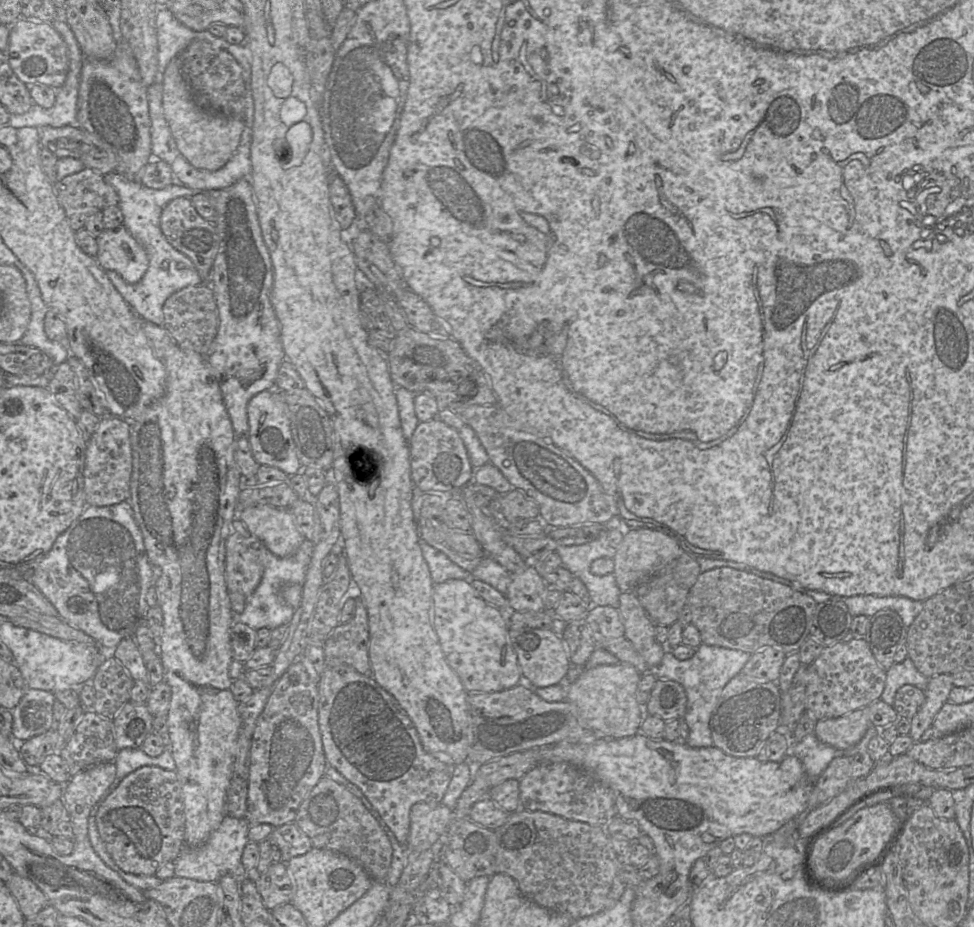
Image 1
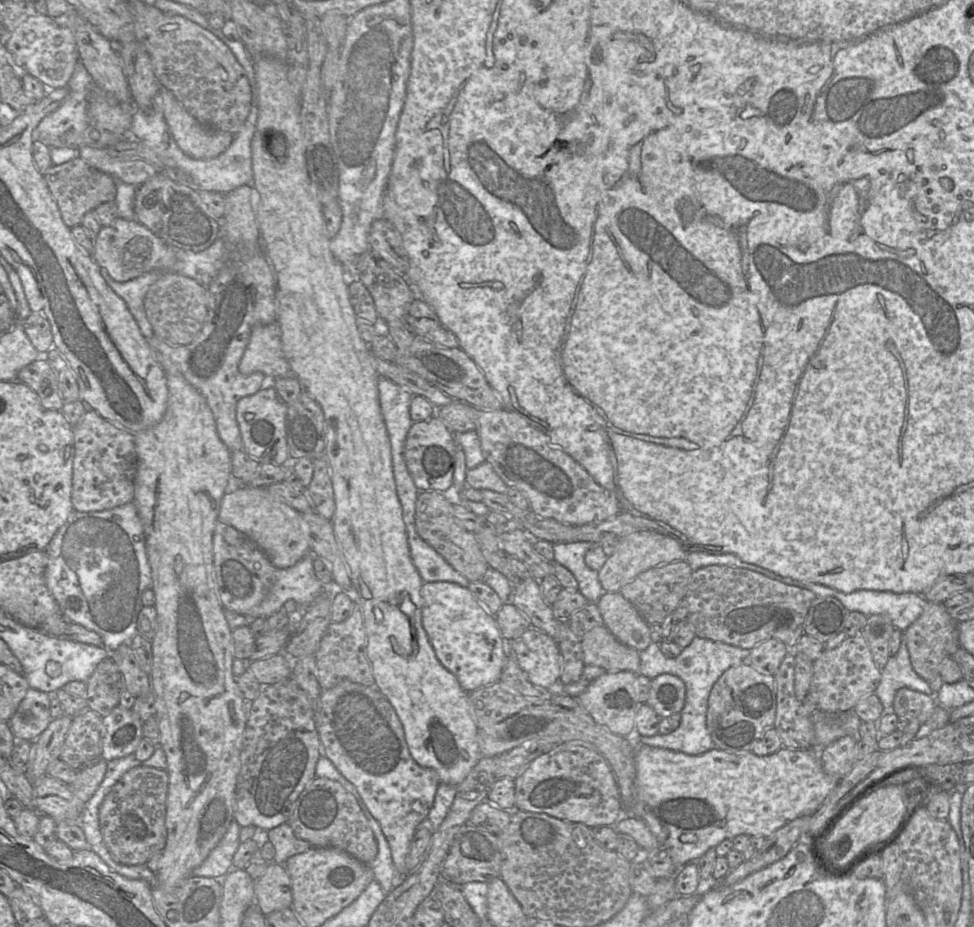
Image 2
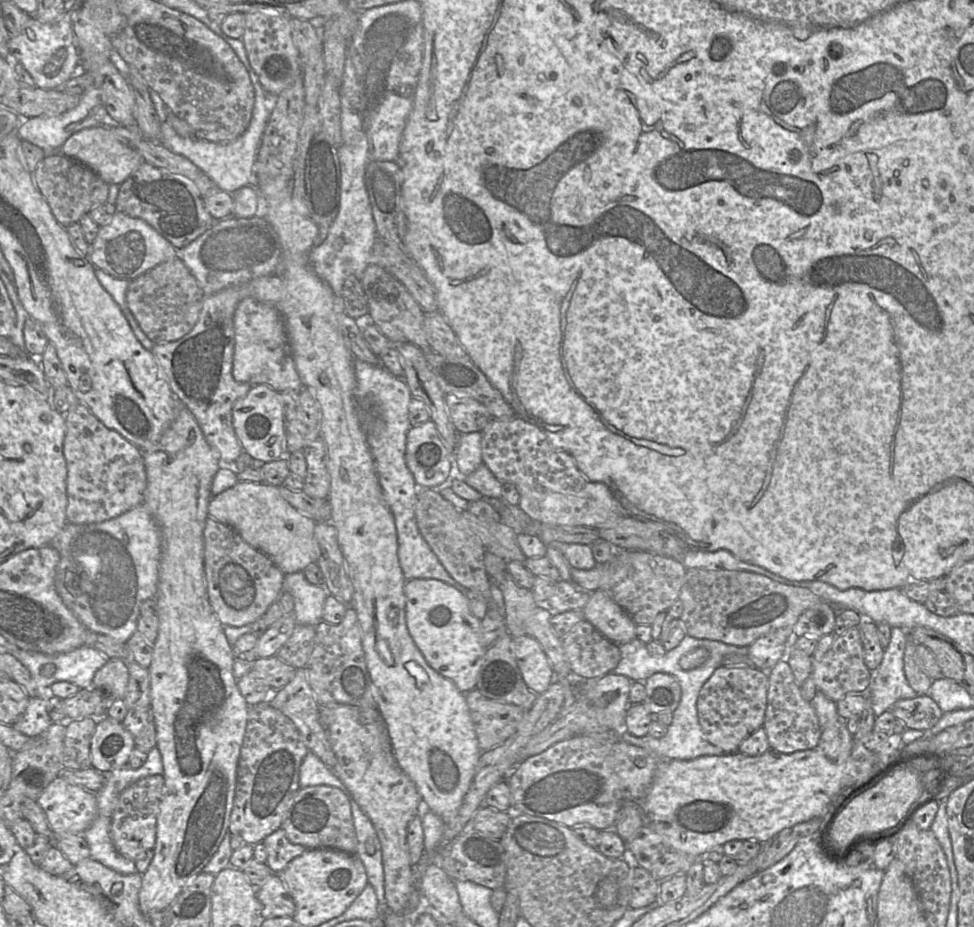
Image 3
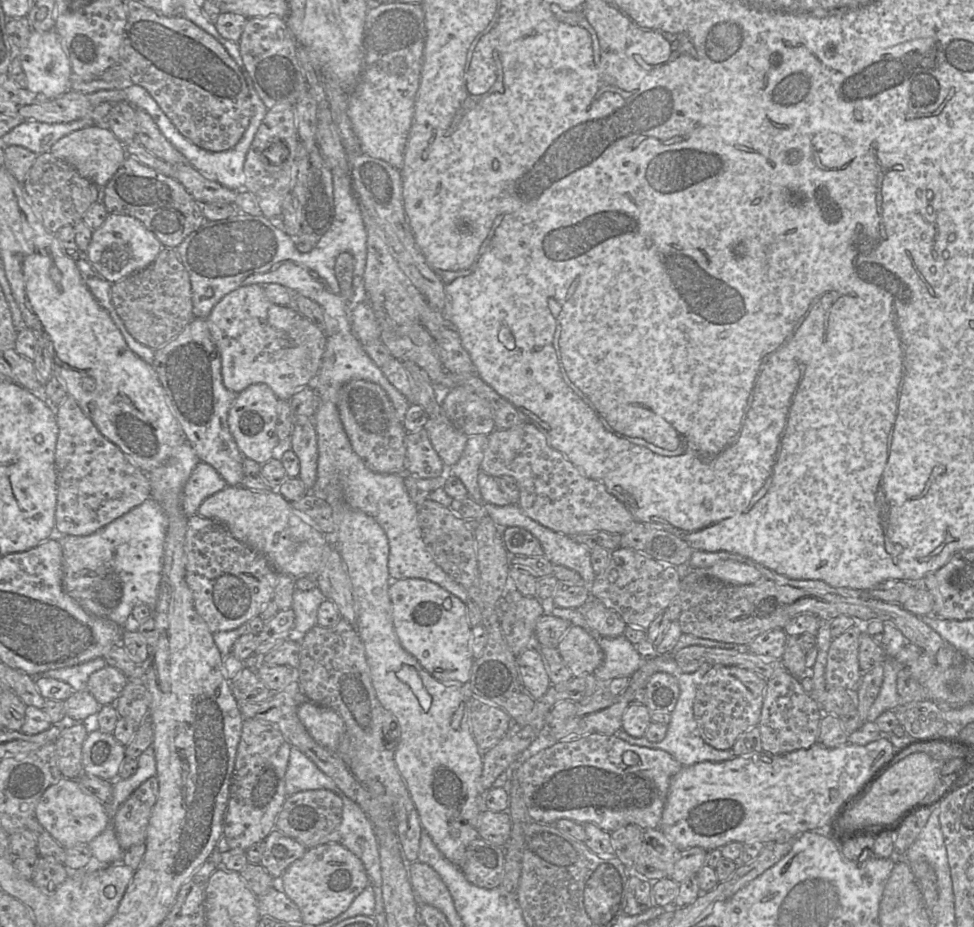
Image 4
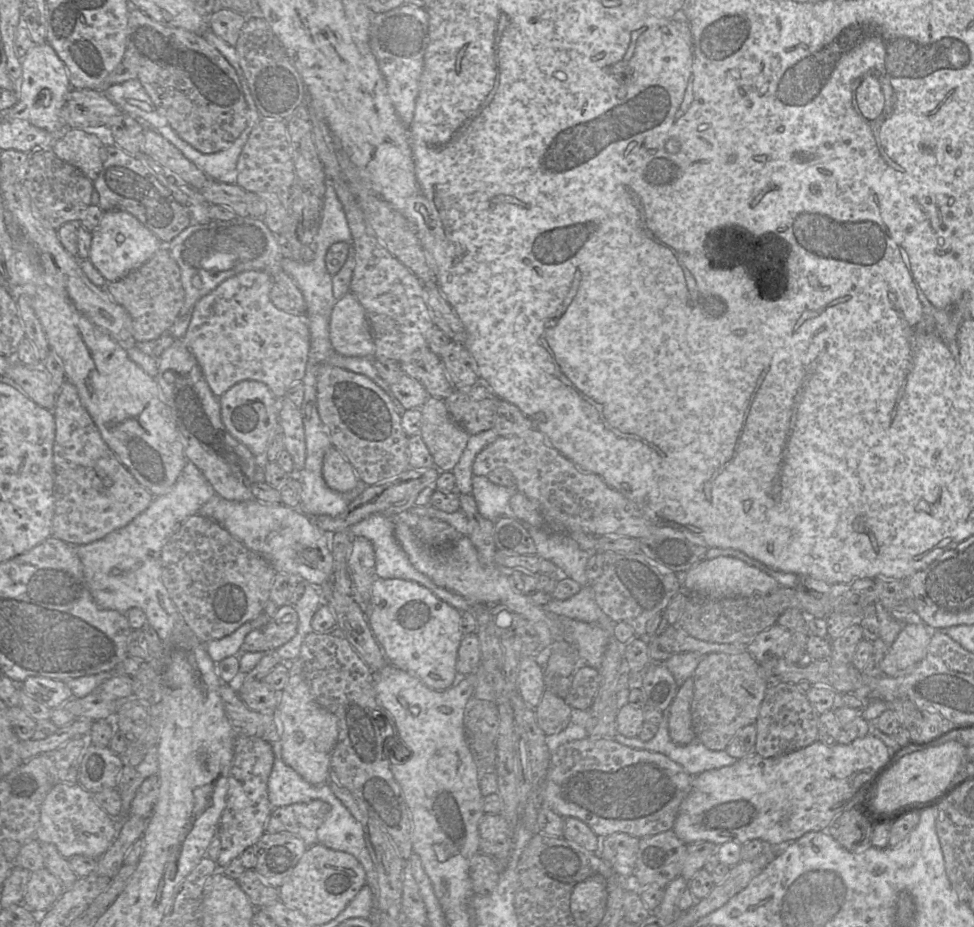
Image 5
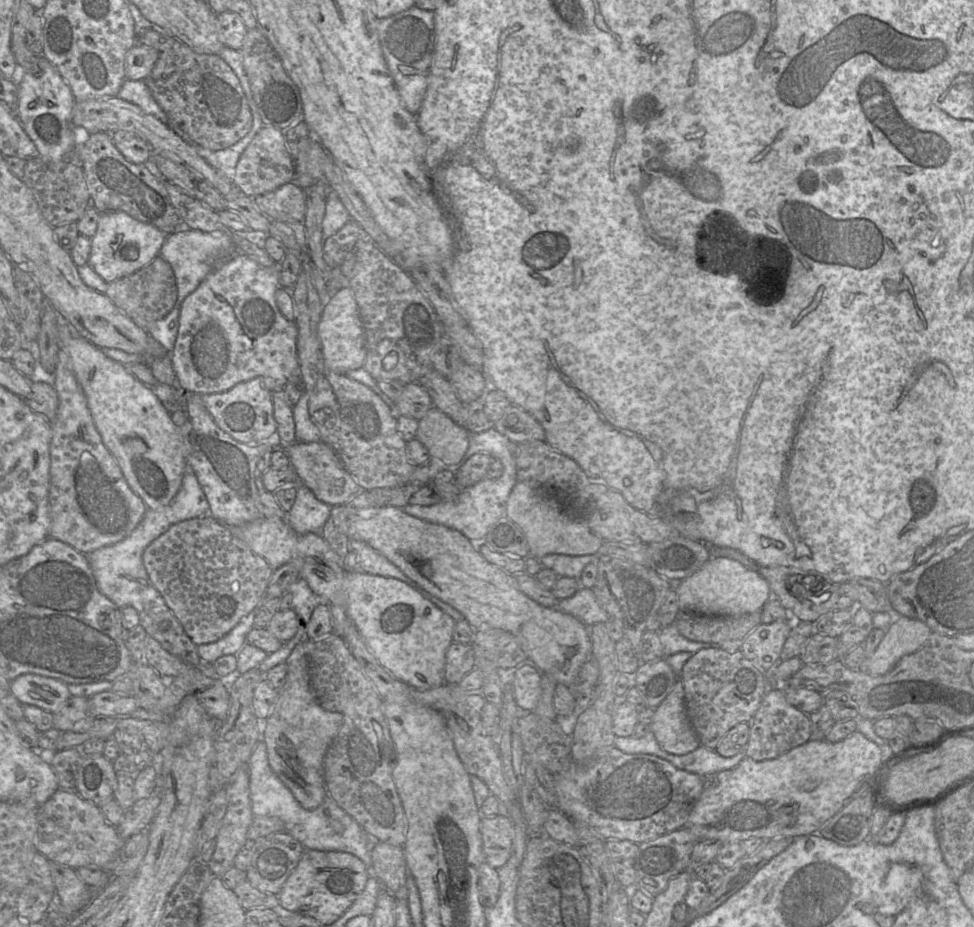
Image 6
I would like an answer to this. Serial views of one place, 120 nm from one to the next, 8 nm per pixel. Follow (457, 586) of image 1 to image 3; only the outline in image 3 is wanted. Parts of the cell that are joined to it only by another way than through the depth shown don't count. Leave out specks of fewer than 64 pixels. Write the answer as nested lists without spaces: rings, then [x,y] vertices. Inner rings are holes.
[[[411,579],[404,585],[406,625],[428,665],[466,694],[476,688],[487,648],[482,644],[481,620],[471,612],[466,596],[436,579]]]

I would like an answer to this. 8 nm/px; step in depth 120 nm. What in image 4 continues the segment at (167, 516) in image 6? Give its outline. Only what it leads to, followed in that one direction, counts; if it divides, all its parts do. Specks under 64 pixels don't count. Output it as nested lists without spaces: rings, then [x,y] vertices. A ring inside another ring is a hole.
[[[199,462],[183,488],[182,508],[191,517],[197,514],[202,502],[209,496],[227,487],[225,480],[209,464]],[[152,497],[88,536],[56,535],[63,552],[63,587],[86,612],[108,619],[122,628],[129,627],[134,607],[144,604],[154,611],[163,568],[164,542],[168,519]]]

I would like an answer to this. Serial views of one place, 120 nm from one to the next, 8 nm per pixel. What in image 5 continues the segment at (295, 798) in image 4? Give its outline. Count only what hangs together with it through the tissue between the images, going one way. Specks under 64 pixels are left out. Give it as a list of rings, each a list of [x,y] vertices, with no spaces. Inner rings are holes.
[[[319,799],[278,807],[272,811],[265,833],[290,832],[311,847],[317,844],[317,830],[330,810],[330,804]]]

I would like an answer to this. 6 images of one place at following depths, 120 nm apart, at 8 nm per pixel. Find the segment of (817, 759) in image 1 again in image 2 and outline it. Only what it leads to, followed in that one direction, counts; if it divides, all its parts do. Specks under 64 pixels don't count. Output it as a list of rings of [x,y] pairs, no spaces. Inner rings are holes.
[[[816,709],[810,718],[815,730],[812,750],[818,755],[821,749],[843,736],[852,736],[857,741],[861,720],[853,709],[843,713],[826,713]]]

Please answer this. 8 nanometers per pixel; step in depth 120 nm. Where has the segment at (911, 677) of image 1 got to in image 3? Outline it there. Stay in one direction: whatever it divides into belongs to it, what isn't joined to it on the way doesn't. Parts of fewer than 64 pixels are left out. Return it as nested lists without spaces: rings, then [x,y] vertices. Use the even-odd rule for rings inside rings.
[[[891,627],[891,640],[884,650],[880,665],[872,672],[867,690],[875,716],[890,710],[899,699],[915,698],[918,695],[909,685],[904,673],[904,652],[908,632]]]

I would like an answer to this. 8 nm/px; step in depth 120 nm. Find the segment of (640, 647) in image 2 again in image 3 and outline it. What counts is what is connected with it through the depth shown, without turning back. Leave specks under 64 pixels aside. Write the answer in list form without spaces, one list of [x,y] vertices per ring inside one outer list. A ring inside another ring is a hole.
[[[601,590],[591,595],[583,613],[586,621],[617,645],[628,643],[636,638],[637,624]]]

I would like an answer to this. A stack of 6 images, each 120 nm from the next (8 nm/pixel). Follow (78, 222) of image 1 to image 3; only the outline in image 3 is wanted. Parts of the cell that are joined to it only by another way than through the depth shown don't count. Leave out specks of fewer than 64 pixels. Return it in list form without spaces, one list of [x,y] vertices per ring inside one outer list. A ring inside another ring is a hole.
[[[61,153],[45,156],[33,172],[33,179],[36,188],[46,199],[52,214],[65,228],[79,222],[84,214],[88,214],[95,206],[105,203],[108,198],[108,183],[88,166]]]

